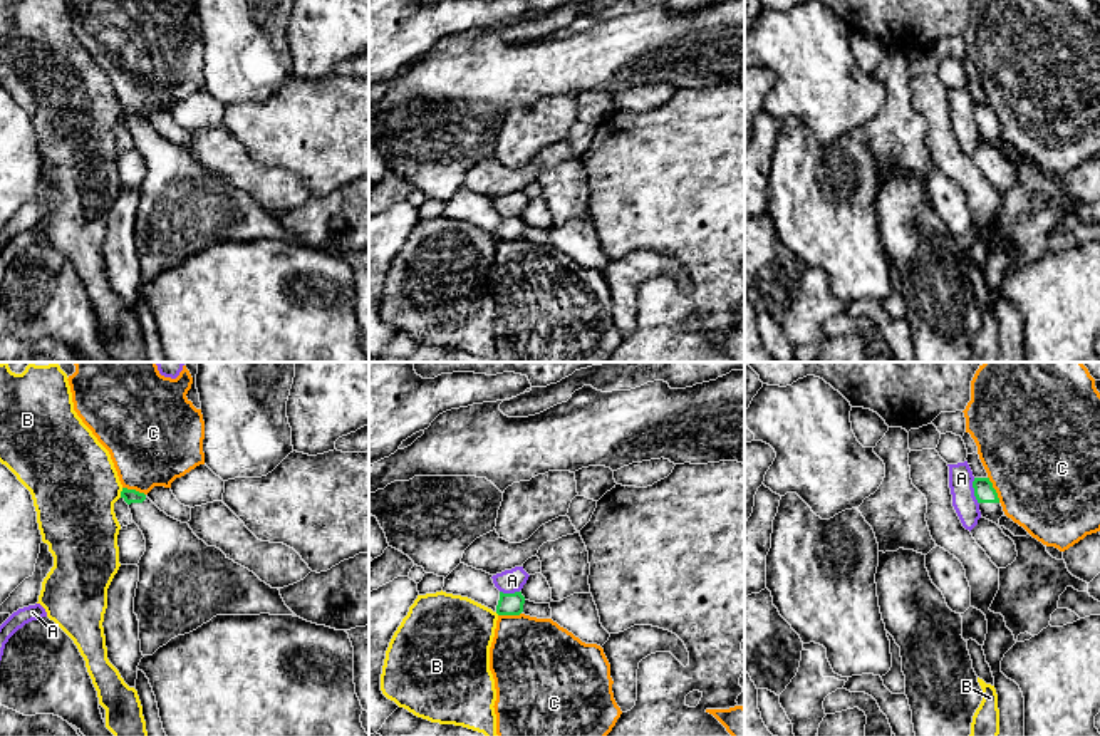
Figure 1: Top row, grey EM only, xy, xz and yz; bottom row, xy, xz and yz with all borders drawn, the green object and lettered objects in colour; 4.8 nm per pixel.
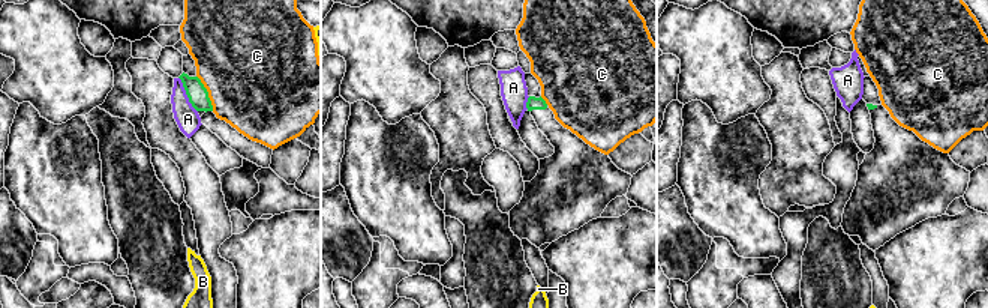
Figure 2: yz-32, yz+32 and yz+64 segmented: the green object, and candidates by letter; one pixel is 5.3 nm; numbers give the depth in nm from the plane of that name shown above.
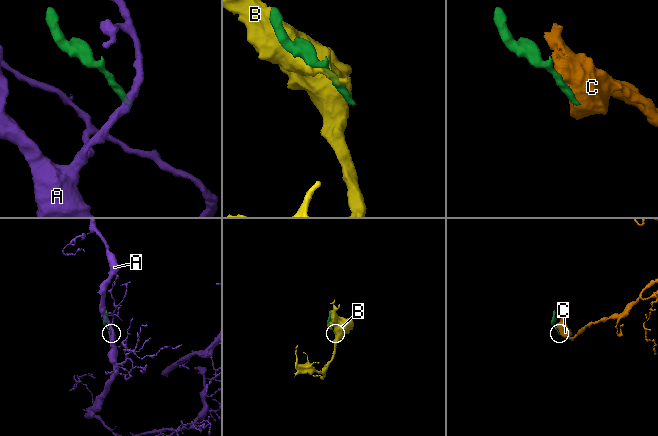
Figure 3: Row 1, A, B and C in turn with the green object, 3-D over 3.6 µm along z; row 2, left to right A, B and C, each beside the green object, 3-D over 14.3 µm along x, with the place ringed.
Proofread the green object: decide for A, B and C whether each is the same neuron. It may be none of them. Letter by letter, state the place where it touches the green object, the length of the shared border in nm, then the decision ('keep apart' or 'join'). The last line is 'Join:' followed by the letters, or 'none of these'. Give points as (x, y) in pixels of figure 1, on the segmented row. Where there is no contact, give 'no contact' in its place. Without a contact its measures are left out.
A: contact yz (975, 492); length 130 nm; keep apart
B: contact xy (121, 493); length 50 nm; keep apart
C: contact yz (995, 490); length 140 nm; keep apart
Join: none of these

